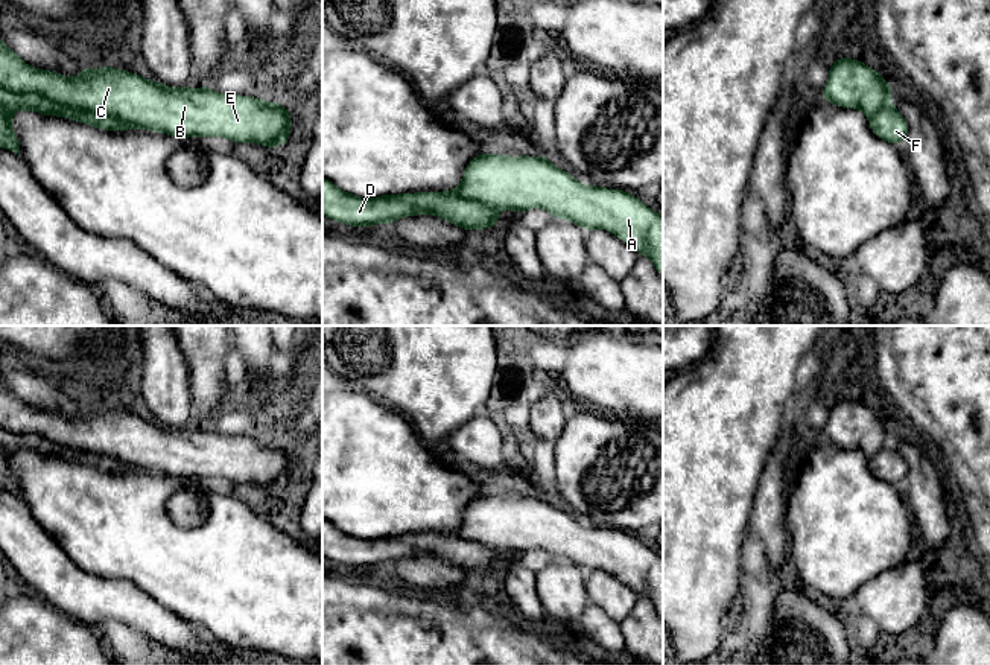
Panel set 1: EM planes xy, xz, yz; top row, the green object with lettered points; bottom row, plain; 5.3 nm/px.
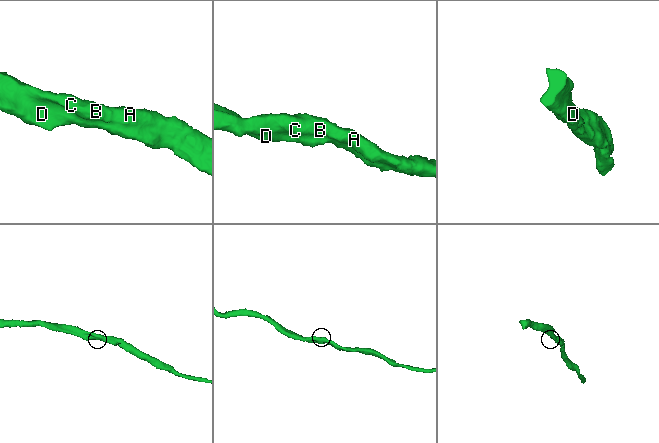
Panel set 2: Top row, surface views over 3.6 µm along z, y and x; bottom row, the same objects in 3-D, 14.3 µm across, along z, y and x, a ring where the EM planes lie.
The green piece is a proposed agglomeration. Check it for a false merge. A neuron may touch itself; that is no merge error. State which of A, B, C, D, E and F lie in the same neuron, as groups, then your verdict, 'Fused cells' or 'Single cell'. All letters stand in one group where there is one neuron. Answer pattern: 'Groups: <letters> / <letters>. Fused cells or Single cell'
Groups: A B C D E F. Single cell

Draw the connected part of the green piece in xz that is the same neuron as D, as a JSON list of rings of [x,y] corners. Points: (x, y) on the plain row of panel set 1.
[[[484,493],[474,498],[464,510],[462,522],[456,530],[444,533],[417,533],[359,539],[336,528],[322,517],[322,555],[353,568],[365,569],[373,565],[392,565],[403,557],[435,555],[464,571],[496,569],[502,551],[522,554],[540,548],[557,560],[578,565],[585,572],[602,569],[648,598],[657,613],[663,616],[663,558],[645,546],[633,534],[620,530],[585,527],[572,514],[555,508],[547,496],[508,498]]]

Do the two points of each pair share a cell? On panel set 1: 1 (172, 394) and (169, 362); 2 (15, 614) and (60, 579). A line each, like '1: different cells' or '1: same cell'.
1: same cell
2: different cells

